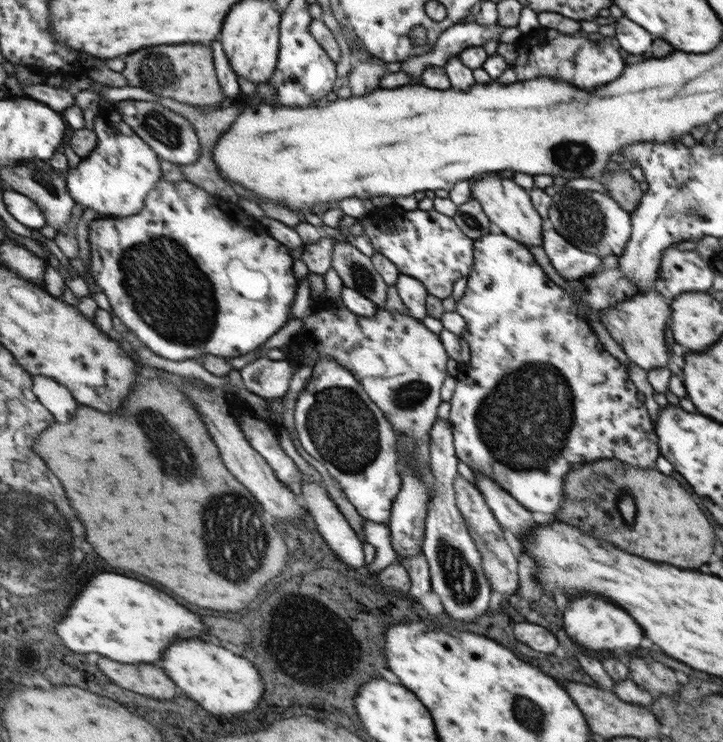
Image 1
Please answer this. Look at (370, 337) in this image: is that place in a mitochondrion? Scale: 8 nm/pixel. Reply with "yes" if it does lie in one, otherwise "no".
no

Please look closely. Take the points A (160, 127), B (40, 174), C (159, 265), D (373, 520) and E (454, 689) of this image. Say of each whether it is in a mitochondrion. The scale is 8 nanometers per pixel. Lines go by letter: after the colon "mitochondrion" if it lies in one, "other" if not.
A: mitochondrion
B: mitochondrion
C: mitochondrion
D: other
E: other

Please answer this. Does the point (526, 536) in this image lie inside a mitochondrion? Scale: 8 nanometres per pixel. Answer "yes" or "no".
no

